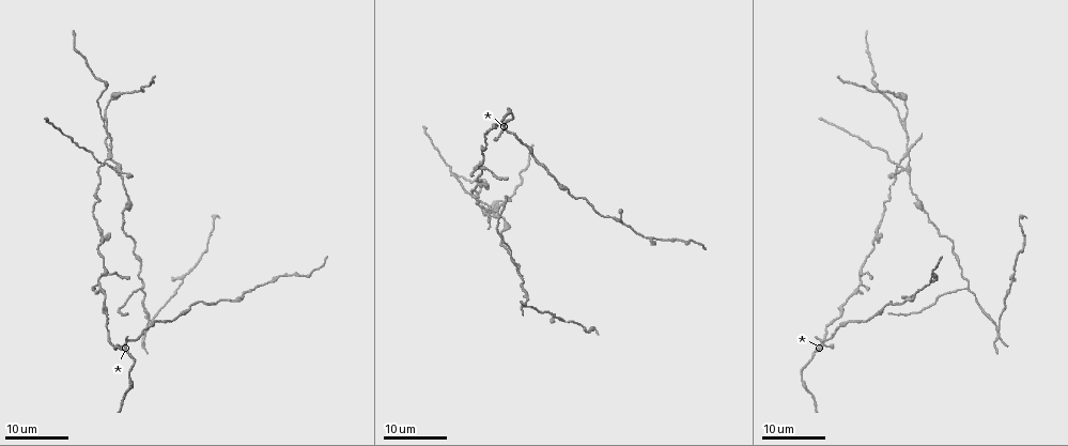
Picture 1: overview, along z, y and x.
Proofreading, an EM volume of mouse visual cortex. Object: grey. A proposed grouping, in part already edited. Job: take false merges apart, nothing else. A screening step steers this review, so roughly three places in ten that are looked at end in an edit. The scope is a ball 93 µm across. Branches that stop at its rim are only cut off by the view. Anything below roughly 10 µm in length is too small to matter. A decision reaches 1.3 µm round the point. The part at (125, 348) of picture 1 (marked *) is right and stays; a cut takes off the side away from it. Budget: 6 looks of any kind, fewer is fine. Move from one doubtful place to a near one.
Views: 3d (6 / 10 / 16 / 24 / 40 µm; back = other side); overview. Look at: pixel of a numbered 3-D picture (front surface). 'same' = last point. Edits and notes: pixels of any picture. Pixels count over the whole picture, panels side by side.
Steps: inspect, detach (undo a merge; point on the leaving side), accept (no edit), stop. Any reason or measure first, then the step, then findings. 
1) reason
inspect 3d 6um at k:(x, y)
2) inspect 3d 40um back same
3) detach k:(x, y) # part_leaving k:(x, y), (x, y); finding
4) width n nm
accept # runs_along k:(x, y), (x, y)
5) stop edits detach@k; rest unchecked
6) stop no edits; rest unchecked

four or more arms meet
inspect 3d 16um at 1:(908, 153)

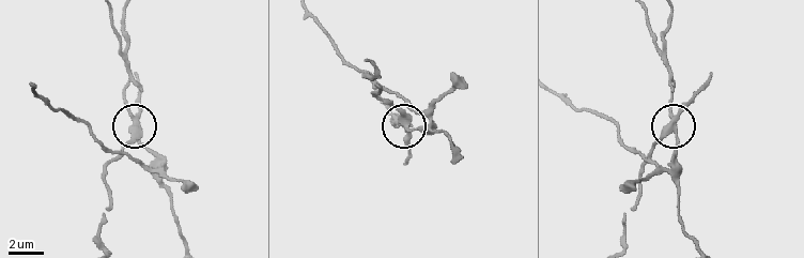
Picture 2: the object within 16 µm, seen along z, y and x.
inspect 3d 10um at 2:(137, 125)

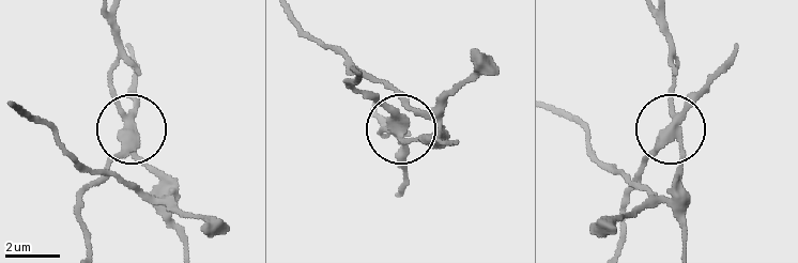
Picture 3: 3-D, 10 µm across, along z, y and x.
side_arm 26 um
detach 3:(114, 89) # part_leaving 3:(679, 130), (679, 218), (686, 246); a second cell is stuck on

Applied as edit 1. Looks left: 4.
redraw
inspect overview

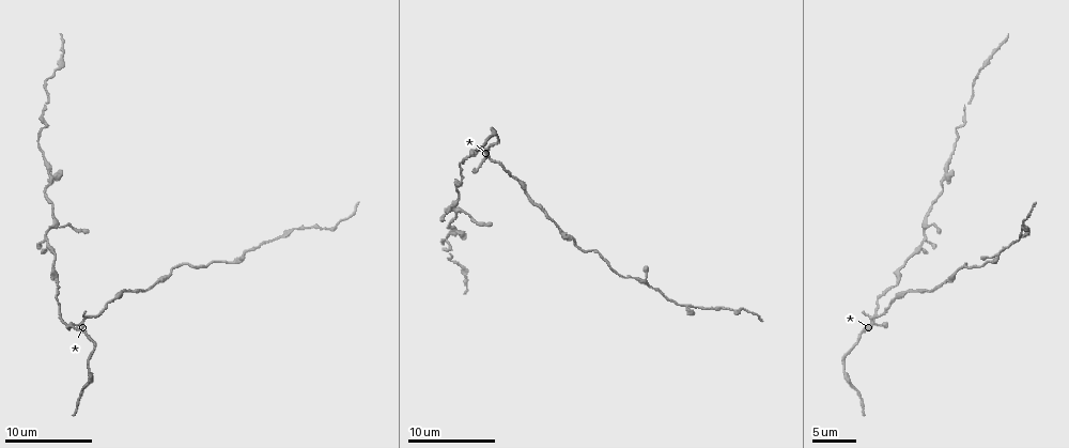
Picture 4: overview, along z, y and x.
sudden change in width
inspect 3d 16um at 4:(997, 255)

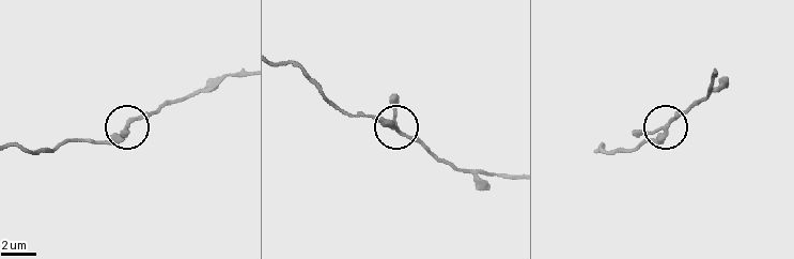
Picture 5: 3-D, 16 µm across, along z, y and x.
inspect 3d 16um back at 5:(394, 126)

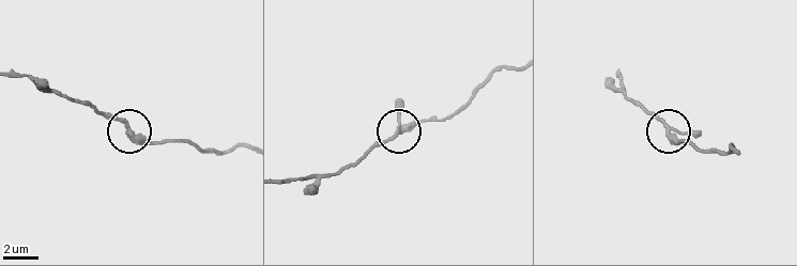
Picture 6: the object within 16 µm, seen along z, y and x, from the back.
arms 3
accept # all the same cell

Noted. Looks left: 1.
stop edits detach@3; rest unchecked

